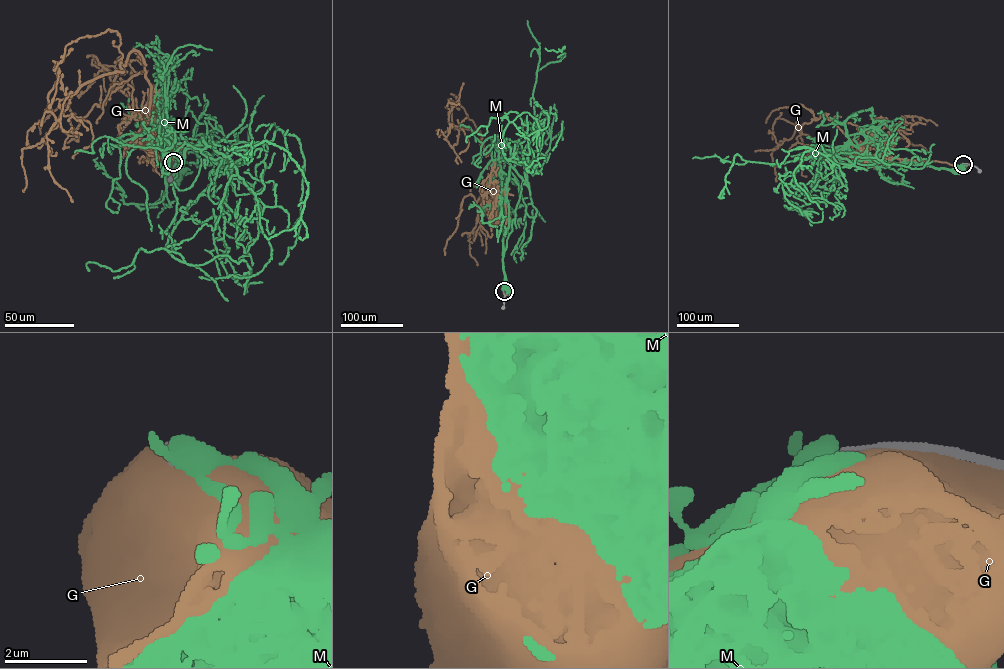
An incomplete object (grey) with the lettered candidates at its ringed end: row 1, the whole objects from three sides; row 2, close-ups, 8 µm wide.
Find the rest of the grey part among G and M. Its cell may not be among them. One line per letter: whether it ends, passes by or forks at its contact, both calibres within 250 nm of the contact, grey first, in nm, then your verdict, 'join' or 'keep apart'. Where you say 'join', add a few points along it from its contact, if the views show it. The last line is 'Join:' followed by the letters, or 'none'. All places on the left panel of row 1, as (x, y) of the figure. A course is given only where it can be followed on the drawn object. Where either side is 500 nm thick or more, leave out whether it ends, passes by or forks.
G: 200 nm thick on the grey side, 900 nm on the other; keep apart
M: it passes by; 260 nm thick on the grey side, 420 nm on the other; keep apart
Join: none

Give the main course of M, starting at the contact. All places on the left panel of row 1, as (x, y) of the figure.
M: (173, 162), (173, 176)

